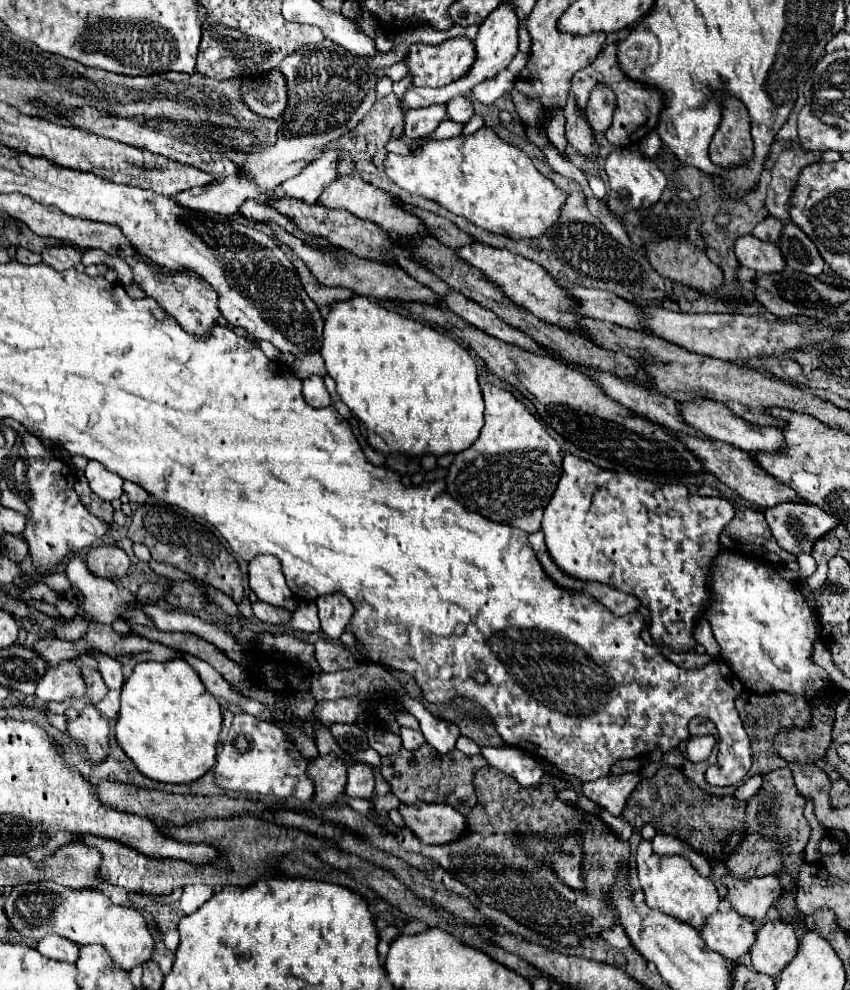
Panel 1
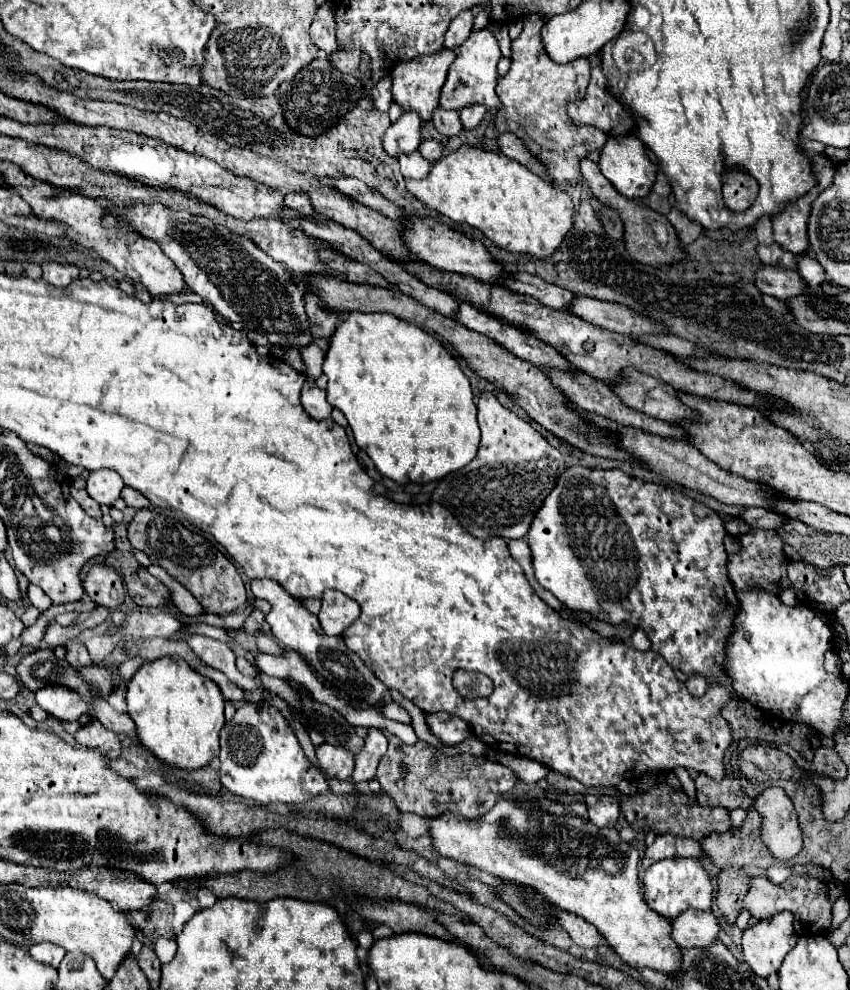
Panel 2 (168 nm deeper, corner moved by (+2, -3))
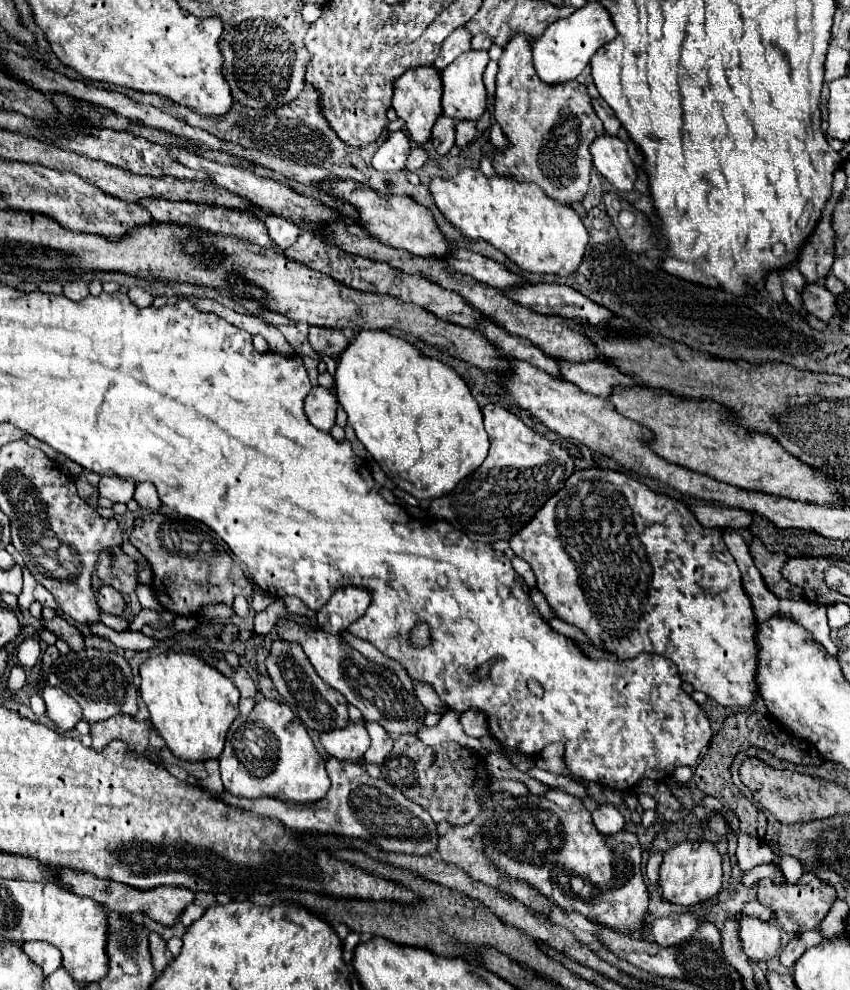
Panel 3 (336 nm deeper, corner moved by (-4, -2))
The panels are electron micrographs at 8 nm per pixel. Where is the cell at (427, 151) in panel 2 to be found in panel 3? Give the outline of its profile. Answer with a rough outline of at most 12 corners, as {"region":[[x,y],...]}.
{"region":[[420,146],[410,152],[404,168],[418,170],[426,164]]}

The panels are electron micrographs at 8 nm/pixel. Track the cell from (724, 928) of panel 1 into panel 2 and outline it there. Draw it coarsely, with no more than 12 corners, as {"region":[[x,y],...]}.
{"region":[[688,909],[670,923],[684,949],[712,947],[720,925],[712,911]]}

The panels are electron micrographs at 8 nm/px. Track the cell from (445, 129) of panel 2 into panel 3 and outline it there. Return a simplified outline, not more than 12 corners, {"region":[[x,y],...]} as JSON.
{"region":[[440,116],[432,144],[440,156],[454,146],[454,120]]}

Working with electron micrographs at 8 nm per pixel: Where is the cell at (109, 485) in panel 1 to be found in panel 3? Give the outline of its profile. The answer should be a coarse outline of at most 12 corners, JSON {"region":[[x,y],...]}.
{"region":[[104,476],[100,496],[112,502],[130,502],[136,484]]}

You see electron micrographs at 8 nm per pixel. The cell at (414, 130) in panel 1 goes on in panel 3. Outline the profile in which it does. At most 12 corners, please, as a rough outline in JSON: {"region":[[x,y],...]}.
{"region":[[400,130],[372,158],[380,172],[404,170],[410,140]]}

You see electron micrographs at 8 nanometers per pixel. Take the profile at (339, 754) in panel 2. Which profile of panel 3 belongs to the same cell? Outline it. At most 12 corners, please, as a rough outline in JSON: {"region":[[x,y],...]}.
{"region":[[364,722],[324,732],[328,756],[360,762],[370,736]]}

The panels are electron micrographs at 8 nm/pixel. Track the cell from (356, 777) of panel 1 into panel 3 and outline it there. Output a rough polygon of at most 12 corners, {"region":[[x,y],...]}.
{"region":[[366,722],[372,738],[364,760],[382,764],[392,738],[380,724]]}

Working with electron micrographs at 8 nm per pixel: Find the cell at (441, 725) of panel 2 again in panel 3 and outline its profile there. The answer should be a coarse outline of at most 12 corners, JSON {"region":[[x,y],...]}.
{"region":[[462,712],[460,724],[468,736],[488,734],[484,712]]}

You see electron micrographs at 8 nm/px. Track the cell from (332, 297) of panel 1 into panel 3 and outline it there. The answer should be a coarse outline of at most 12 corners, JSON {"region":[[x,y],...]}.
{"region":[[310,326],[308,340],[324,356],[340,356],[348,338],[340,330]]}

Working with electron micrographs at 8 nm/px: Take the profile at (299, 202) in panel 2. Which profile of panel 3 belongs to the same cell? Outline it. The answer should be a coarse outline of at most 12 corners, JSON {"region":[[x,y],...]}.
{"region":[[262,214],[270,240],[284,254],[300,228],[282,216]]}

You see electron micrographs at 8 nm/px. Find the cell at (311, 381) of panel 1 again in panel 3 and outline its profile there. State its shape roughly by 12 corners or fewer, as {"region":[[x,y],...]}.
{"region":[[318,386],[306,396],[306,416],[322,432],[336,418],[334,392]]}

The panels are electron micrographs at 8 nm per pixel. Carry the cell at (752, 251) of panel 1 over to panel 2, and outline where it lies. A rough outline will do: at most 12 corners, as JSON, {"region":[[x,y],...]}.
{"region":[[762,265],[756,287],[776,299],[804,291],[798,271]]}

